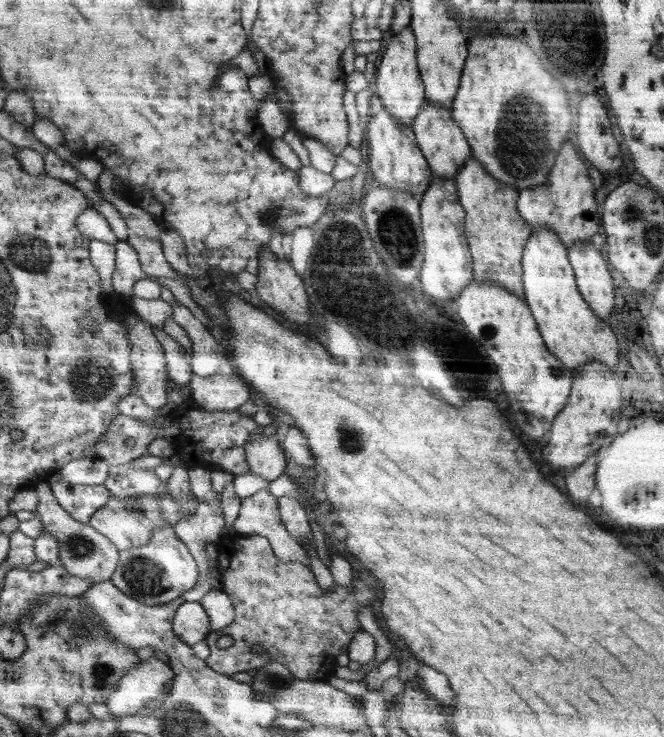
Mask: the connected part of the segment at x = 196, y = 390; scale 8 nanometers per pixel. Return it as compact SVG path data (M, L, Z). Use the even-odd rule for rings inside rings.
M221 372L207 377L193 374L190 385L194 404L200 410L234 410L250 398L248 387L244 388L238 377L230 378Z

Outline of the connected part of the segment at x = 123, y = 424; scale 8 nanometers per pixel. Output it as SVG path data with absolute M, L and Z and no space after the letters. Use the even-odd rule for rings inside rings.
M117 416L95 444L95 454L109 465L126 464L146 454L148 445L157 438L157 424Z

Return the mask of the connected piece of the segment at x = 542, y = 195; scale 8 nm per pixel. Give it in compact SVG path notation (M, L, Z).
M571 141L564 142L559 148L555 164L543 185L519 192L517 209L532 233L538 229L552 229L566 248L575 242L590 241L598 232L601 214L594 197L594 185Z

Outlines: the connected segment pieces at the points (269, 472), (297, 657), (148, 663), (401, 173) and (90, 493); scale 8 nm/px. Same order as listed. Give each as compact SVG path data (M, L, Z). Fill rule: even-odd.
M275 436L253 438L245 444L244 451L250 473L266 478L267 481L276 480L284 473L286 460Z
M231 533L220 536L215 542L217 547L217 572L222 590L230 597L235 616L232 624L225 626L220 632L210 632L205 638L209 646L209 657L204 661L208 668L219 674L232 677L241 672L253 670L269 662L278 662L287 666L296 679L326 681L334 677L338 667L336 658L346 654L354 634L361 630L358 622L358 611L368 604L374 604L376 590L368 586L364 580L354 576L354 590L346 590L338 584L330 592L322 590L314 574L306 564L300 562L282 562L274 553L267 538L259 534L242 535ZM222 636L232 637L232 645L220 649L216 643ZM255 644L265 648L265 654L252 652Z
M160 655L143 661L140 660L129 669L126 672L126 676L120 678L120 682L117 683L115 689L108 692L105 703L114 719L124 718L126 715L130 715L135 709L144 706L146 702L158 696L163 691L165 684L170 682L170 680L174 680L174 676L176 676L170 664L166 663L165 659Z
M386 109L380 110L372 115L366 126L366 138L370 141L370 162L367 166L372 170L375 178L375 184L386 188L403 190L409 192L418 202L423 198L428 185L434 180L434 174L423 156L420 147L417 146L415 136L411 127L405 125L402 121L397 121Z
M59 480L50 483L56 502L78 522L88 523L90 517L111 497L104 485L71 485Z

